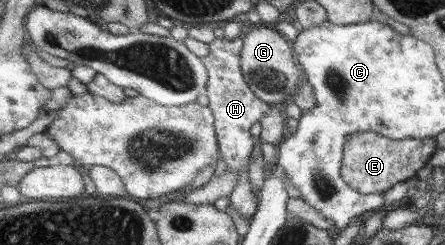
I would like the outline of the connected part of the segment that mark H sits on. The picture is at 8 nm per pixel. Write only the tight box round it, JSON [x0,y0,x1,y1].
[201,36,271,222]

